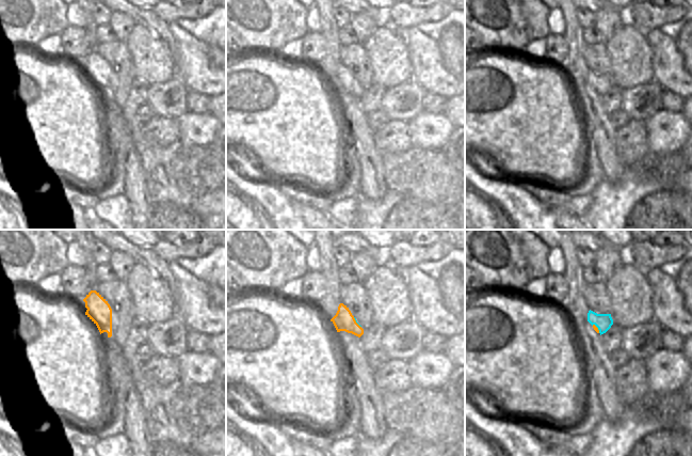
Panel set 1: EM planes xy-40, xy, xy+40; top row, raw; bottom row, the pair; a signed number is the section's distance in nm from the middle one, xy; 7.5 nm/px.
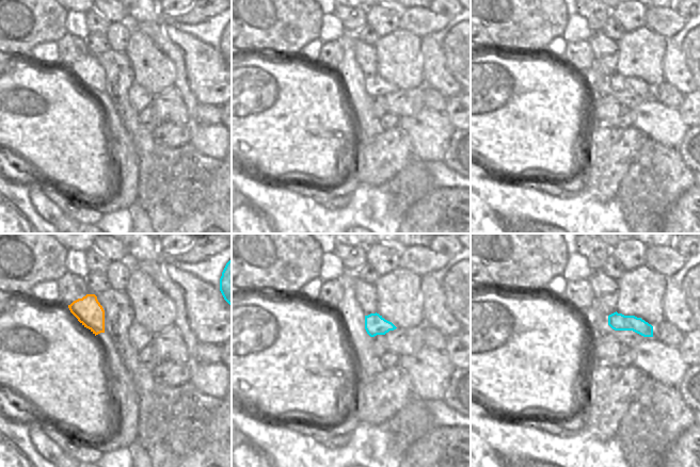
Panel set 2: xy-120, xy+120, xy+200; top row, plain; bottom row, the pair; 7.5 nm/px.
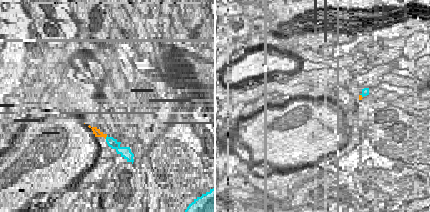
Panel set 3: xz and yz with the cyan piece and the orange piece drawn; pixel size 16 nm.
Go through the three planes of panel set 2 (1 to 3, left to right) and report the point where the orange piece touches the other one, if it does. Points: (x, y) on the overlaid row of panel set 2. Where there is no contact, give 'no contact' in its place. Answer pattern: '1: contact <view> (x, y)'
1: no contact
2: no contact
3: no contact

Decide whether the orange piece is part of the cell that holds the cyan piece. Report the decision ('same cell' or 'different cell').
different cell

